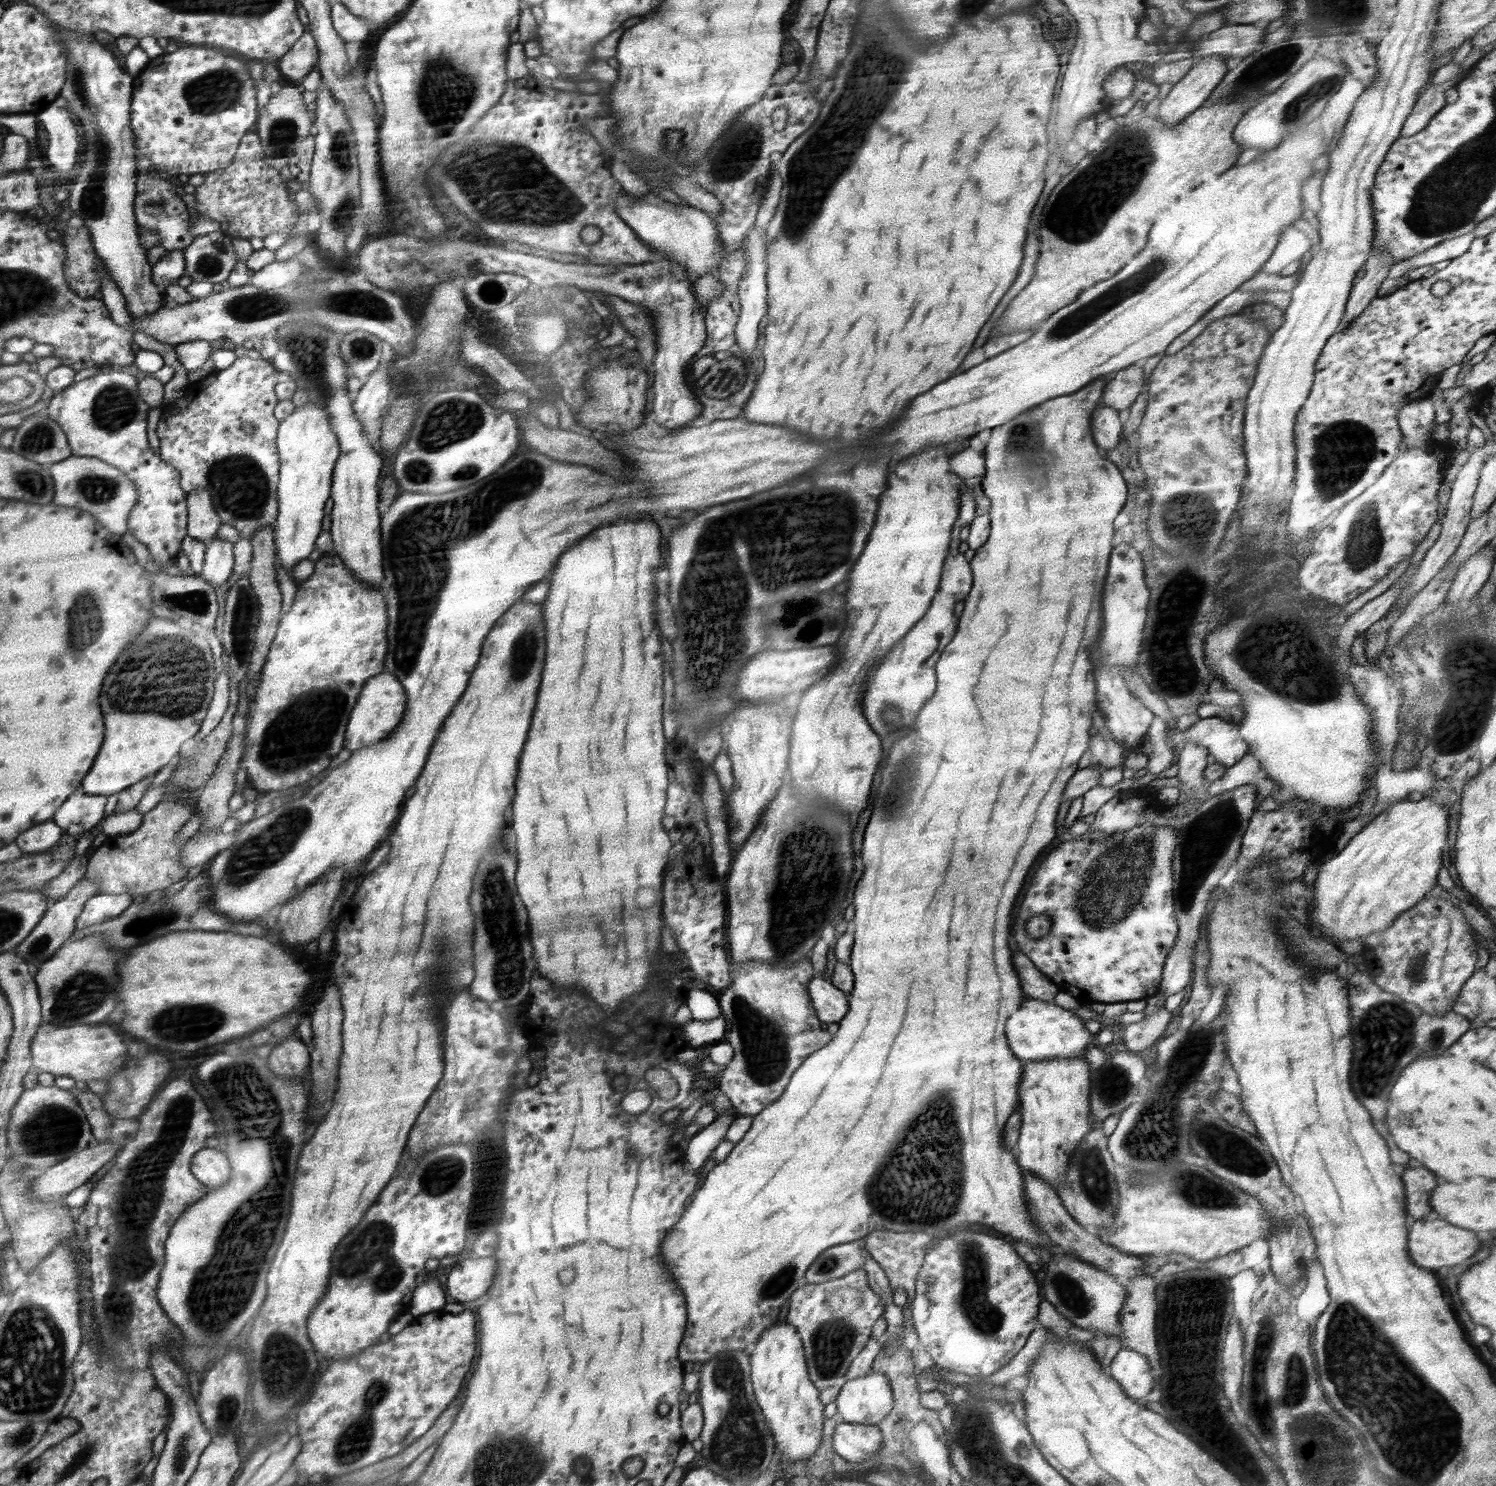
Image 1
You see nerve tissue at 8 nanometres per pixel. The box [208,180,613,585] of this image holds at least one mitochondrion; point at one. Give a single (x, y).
(252, 308)

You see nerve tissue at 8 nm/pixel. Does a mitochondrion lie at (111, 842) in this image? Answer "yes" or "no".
no

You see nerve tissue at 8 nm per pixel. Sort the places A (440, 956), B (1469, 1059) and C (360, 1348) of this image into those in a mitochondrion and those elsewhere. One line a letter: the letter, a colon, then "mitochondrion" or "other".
A: other
B: other
C: other

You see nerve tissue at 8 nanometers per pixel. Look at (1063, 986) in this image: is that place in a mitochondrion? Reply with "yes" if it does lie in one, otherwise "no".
no

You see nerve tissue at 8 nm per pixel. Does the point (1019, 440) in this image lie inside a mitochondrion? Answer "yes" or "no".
yes

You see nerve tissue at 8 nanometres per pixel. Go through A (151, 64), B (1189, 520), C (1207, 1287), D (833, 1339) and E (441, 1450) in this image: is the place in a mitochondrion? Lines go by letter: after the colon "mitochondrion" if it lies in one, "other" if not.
A: other
B: mitochondrion
C: other
D: mitochondrion
E: other

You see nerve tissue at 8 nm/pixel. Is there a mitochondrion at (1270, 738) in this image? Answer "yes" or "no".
no

